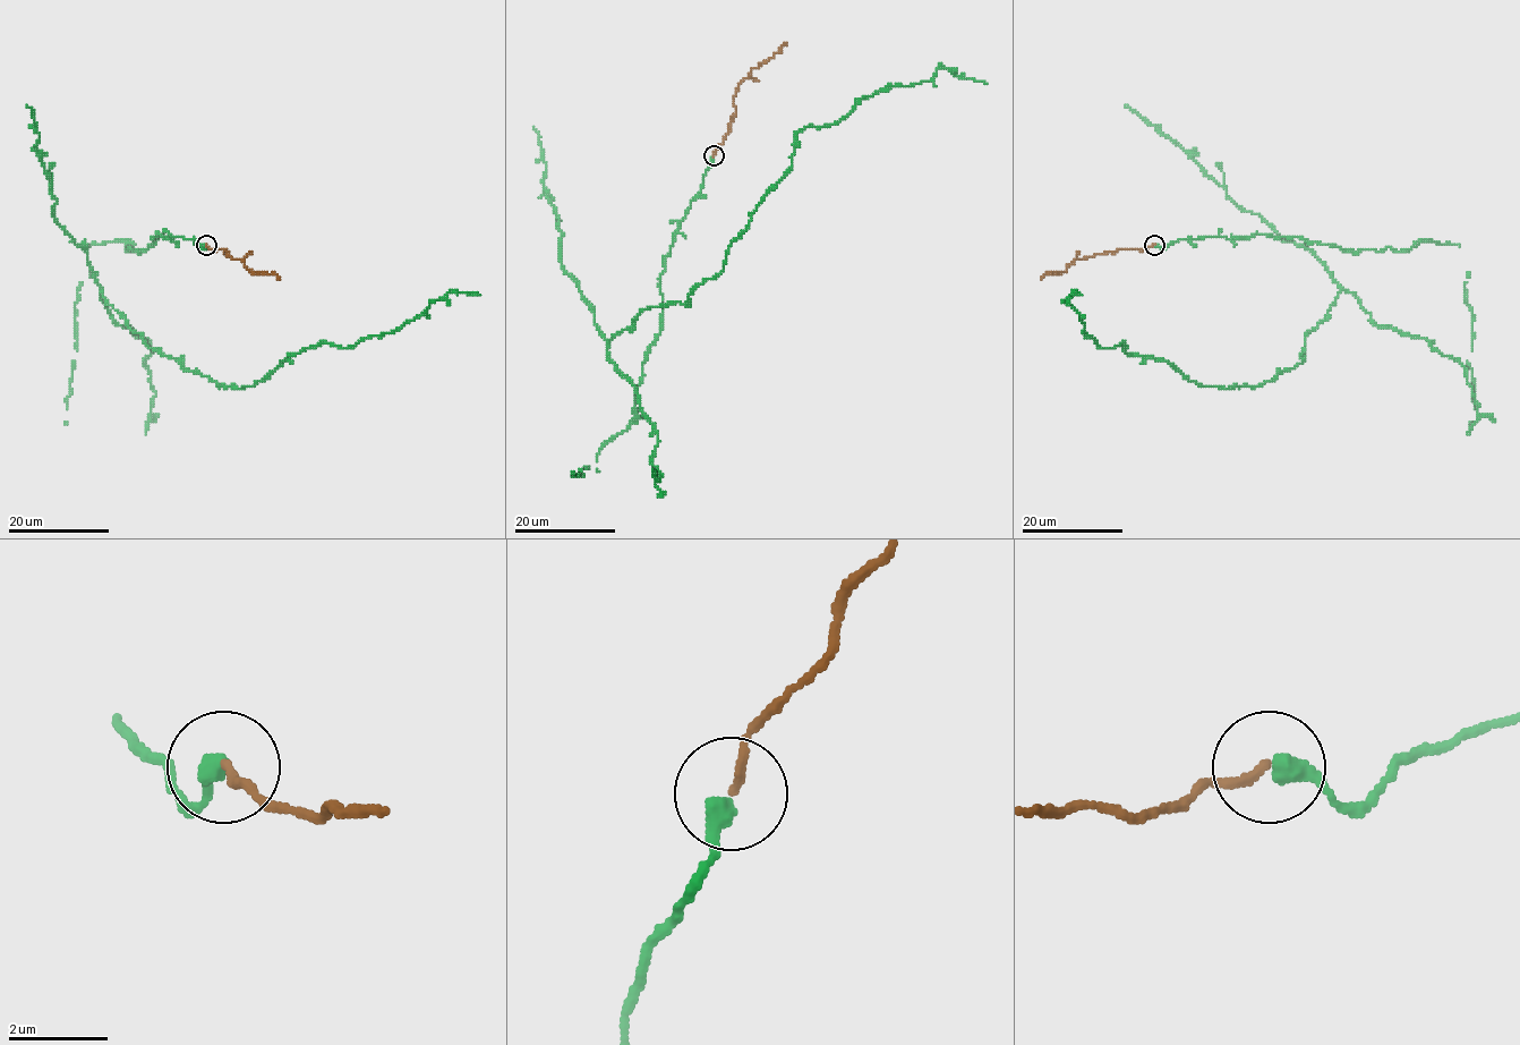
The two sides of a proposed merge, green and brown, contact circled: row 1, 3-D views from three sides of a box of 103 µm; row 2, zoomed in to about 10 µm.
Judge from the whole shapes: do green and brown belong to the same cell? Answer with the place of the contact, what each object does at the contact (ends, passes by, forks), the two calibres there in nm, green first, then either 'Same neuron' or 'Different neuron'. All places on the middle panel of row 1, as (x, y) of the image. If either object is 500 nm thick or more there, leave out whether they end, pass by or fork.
Place: (714, 155). At the ring green ends. At the ring brown ends. Thickness 400 nm (green) against 170 nm. Same neuron

